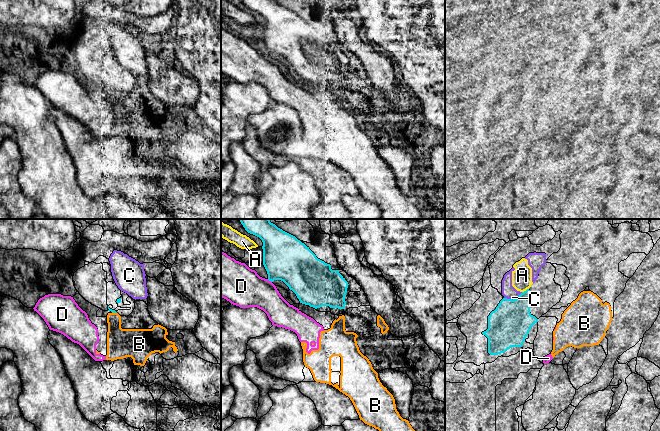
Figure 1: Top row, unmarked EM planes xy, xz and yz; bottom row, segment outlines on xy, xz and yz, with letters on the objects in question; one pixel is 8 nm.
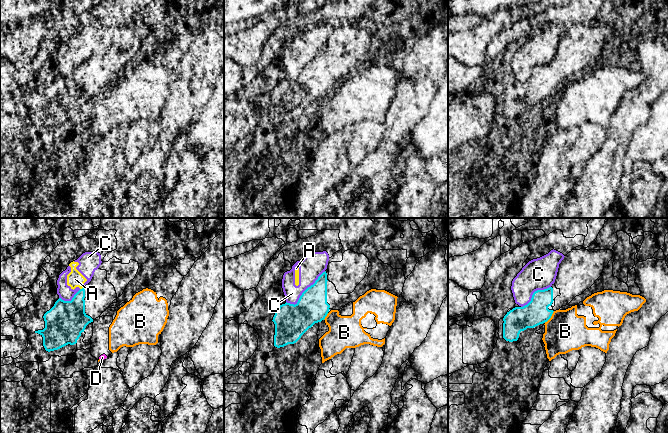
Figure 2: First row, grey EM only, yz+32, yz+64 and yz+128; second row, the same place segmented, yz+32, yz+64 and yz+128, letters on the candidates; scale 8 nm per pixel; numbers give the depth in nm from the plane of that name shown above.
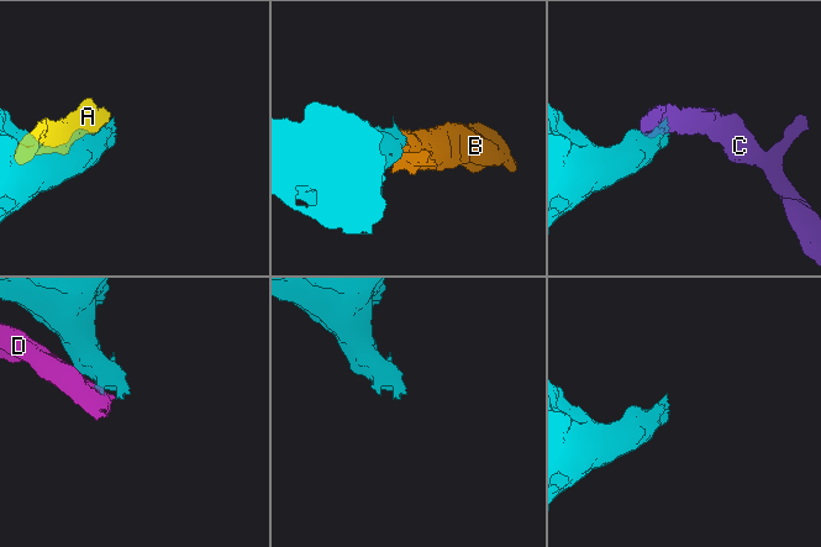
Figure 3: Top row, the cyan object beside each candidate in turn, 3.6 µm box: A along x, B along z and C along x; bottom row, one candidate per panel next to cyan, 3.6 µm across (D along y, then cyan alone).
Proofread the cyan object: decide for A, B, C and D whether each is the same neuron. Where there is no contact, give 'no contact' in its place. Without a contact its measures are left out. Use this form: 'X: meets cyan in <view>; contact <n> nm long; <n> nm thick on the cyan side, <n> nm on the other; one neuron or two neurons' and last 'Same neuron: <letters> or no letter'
A: meets cyan in yz; contact 70 nm long; 280 nm thick on the cyan side, 160 nm on the other; two neurons
B: meets cyan in xy; contact 40 nm long; 20 nm thick on the cyan side, 220 nm on the other; two neurons
C: meets cyan in yz; contact 160 nm long; 340 nm thick on the cyan side, 110 nm on the other; two neurons
D: meets cyan in xz; contact 50 nm long; 360 nm thick on the cyan side, 320 nm on the other; two neurons
Same neuron: no letter

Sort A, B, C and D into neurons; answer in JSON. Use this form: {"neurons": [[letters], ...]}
{"neurons": [["A", "C"], ["B", "D"]]}

